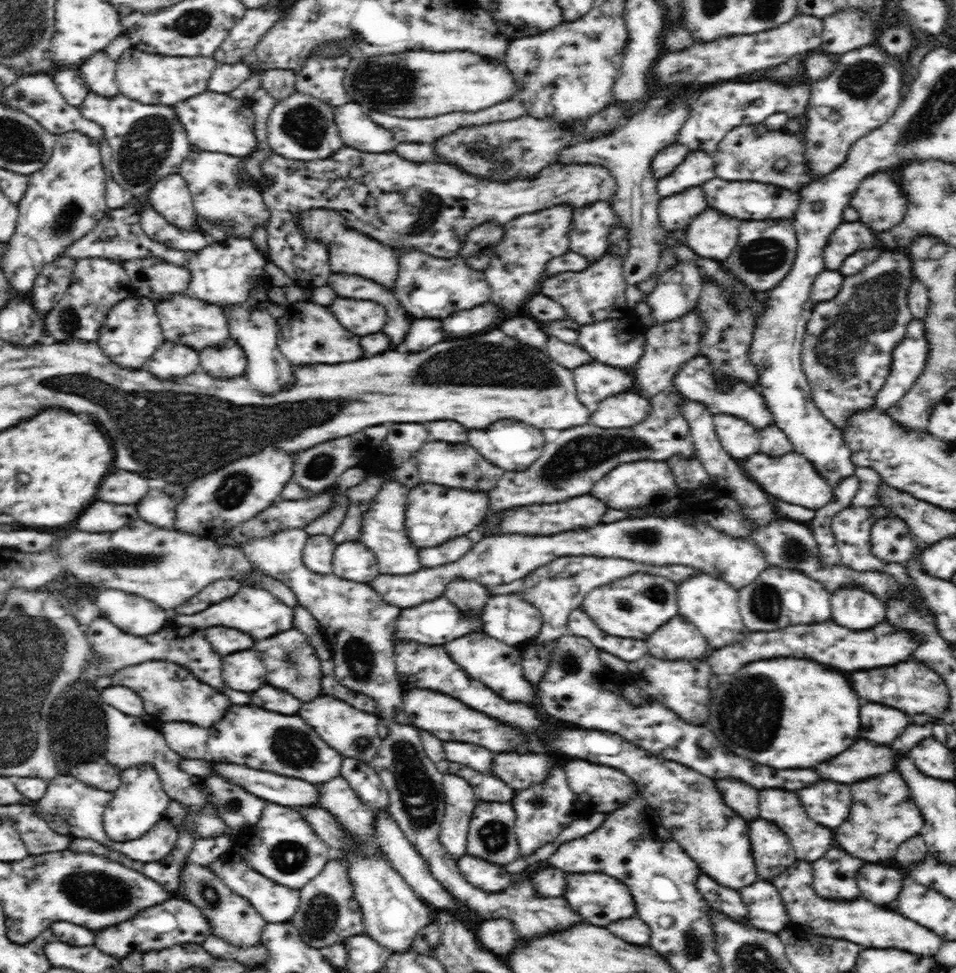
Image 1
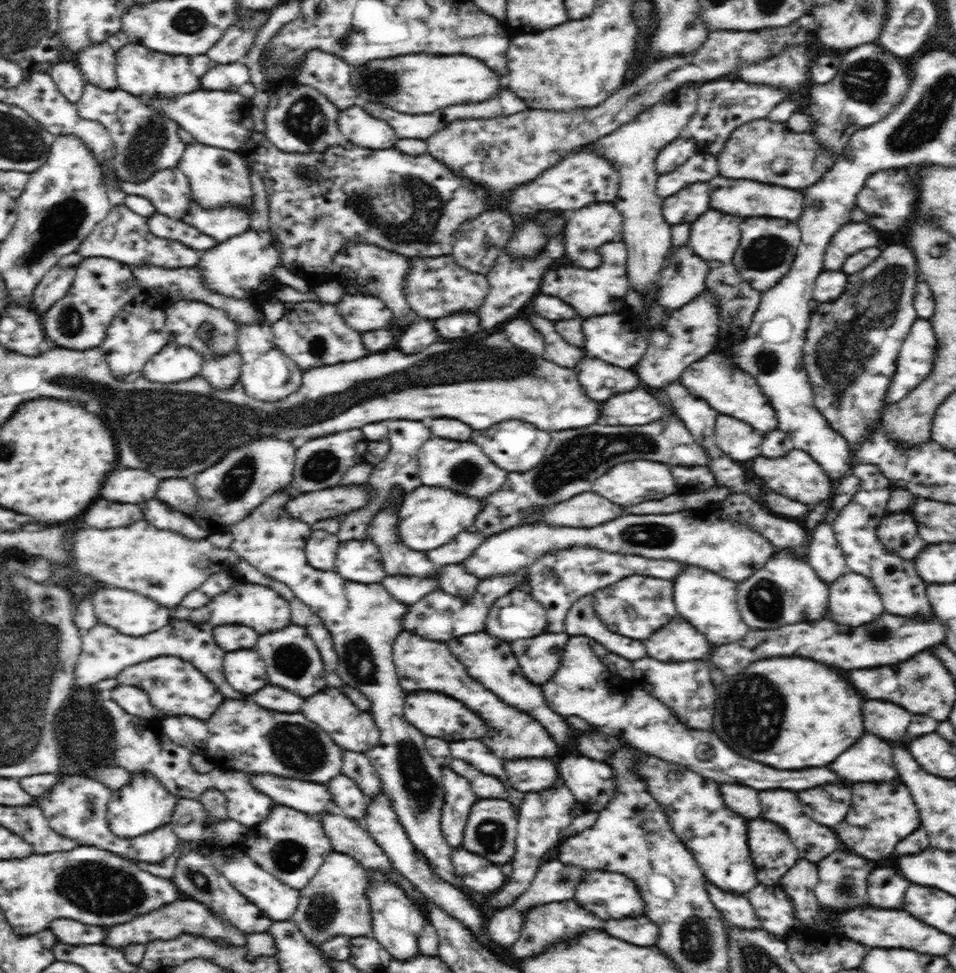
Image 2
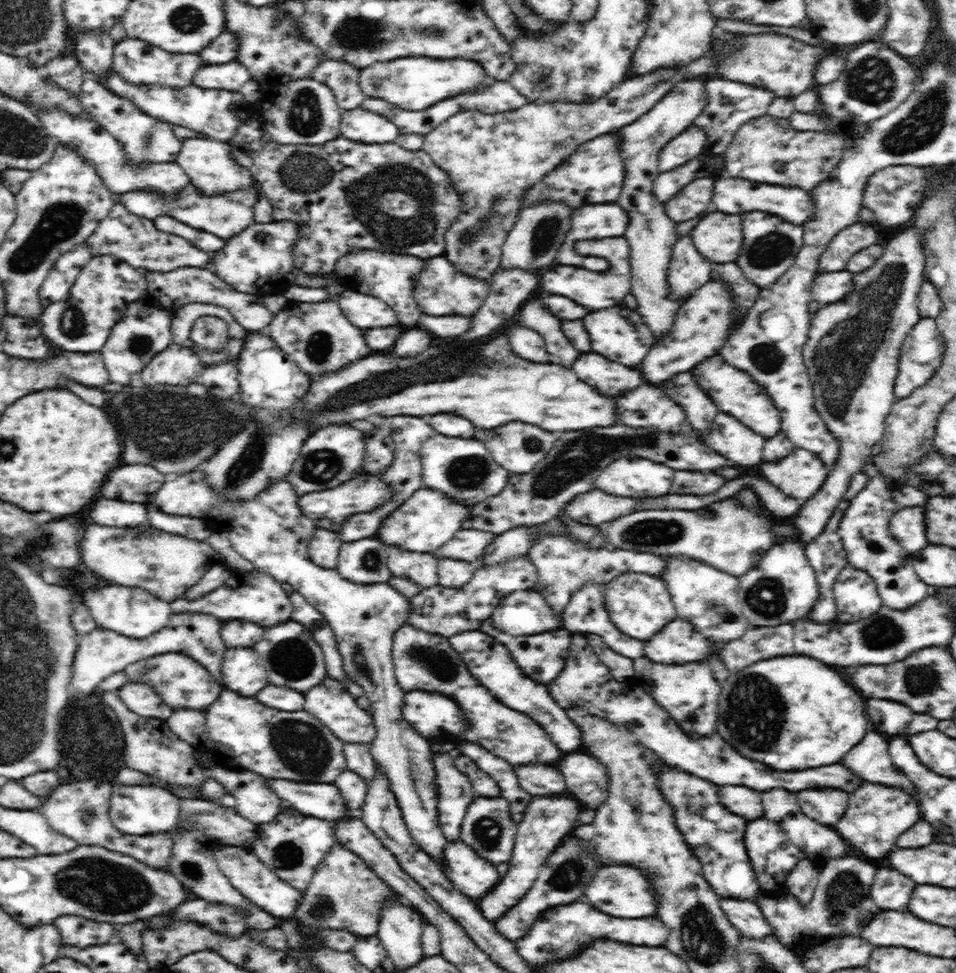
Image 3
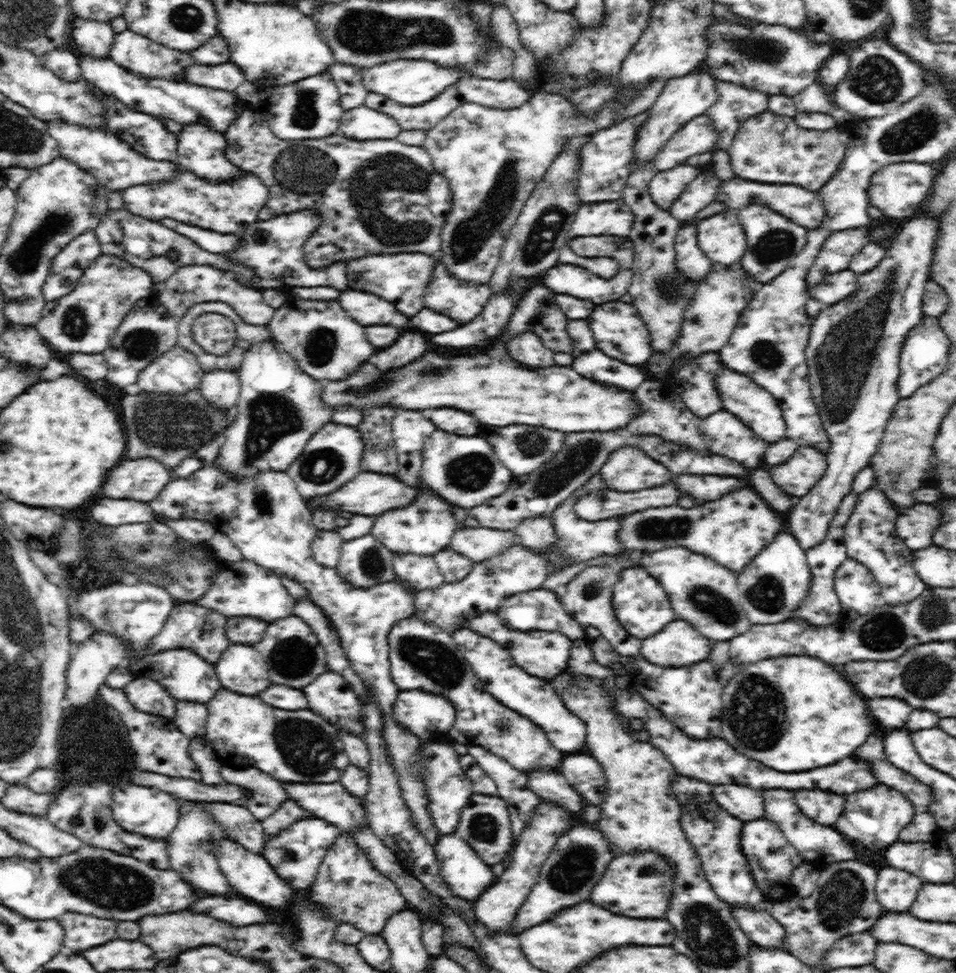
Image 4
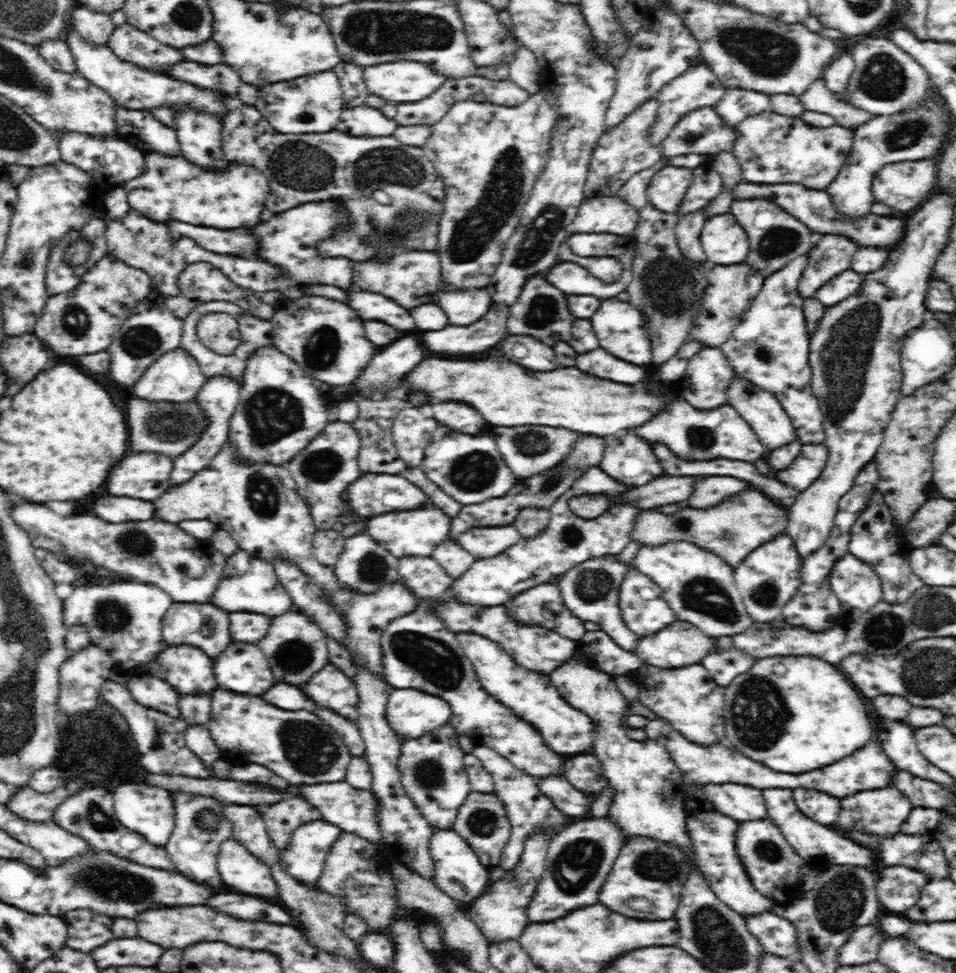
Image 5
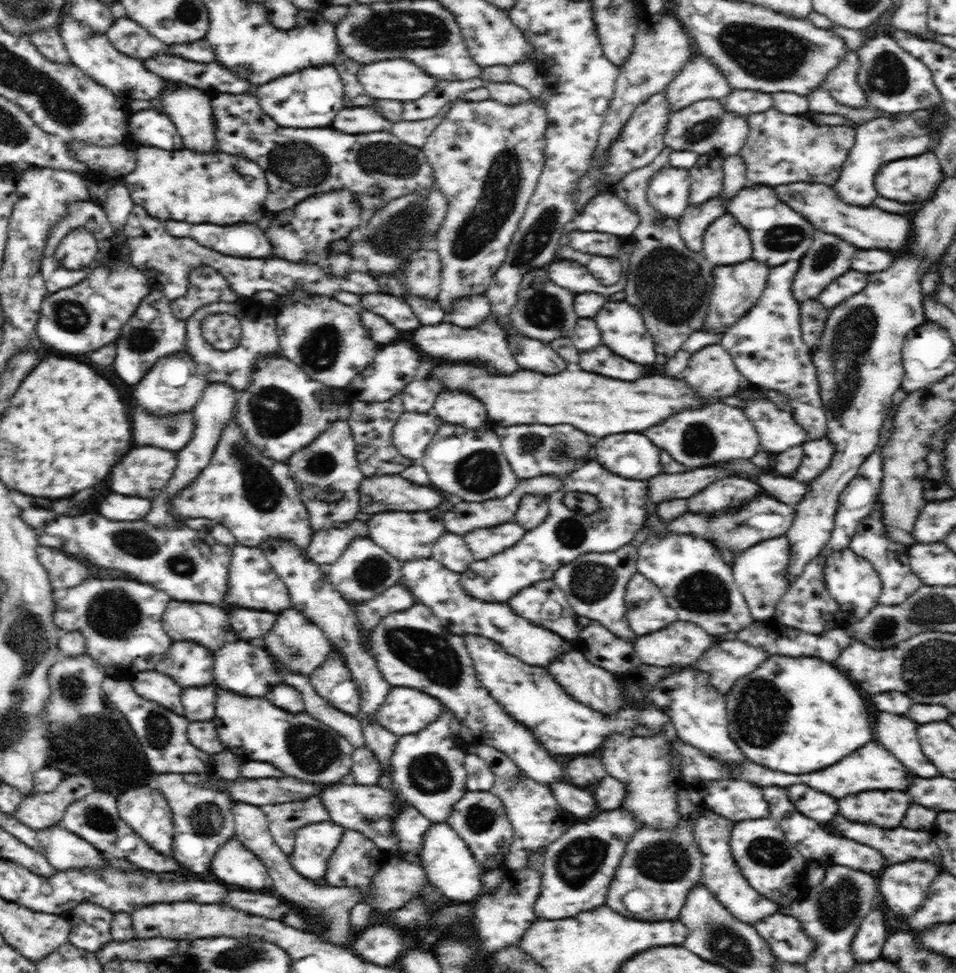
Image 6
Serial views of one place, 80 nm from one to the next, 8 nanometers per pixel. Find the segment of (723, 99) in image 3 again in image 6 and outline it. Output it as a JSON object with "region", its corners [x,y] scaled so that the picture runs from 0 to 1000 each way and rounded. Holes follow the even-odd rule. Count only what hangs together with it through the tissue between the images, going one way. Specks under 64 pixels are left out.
{"region":[[[768,91],[756,104],[762,115],[780,120],[791,115],[801,115],[809,110],[808,97],[785,91]]]}

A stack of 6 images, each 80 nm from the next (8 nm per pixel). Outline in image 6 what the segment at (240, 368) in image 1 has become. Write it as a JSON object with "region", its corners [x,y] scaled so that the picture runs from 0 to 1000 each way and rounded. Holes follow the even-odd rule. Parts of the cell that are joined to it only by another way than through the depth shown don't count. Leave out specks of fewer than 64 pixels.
{"region":[[[225,393],[217,395],[209,411],[205,413],[201,419],[205,440],[203,440],[203,446],[201,446],[199,454],[186,465],[184,489],[180,489],[180,493],[176,495],[176,502],[174,502],[167,510],[163,510],[163,512],[159,514],[159,524],[157,524],[157,528],[153,530],[153,536],[157,536],[159,541],[186,541],[186,539],[192,541],[191,534],[190,536],[186,536],[186,534],[182,534],[182,532],[178,530],[178,526],[176,526],[176,516],[178,516],[178,512],[180,512],[184,506],[188,506],[188,502],[197,499],[205,489],[218,479],[226,456],[230,454],[232,440],[245,429],[248,408],[249,404],[236,394]]]}

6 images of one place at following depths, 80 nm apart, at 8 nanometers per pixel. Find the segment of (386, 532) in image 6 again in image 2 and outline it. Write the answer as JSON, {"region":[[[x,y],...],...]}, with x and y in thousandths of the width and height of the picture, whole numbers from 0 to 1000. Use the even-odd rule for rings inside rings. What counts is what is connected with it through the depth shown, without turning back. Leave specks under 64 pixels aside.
{"region":[[[439,499],[422,510],[416,522],[414,547],[418,557],[434,566],[446,567],[469,559],[478,549],[496,539],[504,524],[504,514],[464,502]]]}

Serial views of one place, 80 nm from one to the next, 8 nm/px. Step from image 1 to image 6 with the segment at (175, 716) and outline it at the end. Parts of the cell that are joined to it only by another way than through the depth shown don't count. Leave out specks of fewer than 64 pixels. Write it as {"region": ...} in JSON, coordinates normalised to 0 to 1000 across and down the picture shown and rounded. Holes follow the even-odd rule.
{"region":[[[203,658],[181,660],[162,689],[175,692],[192,707],[215,705],[223,701],[223,669]]]}

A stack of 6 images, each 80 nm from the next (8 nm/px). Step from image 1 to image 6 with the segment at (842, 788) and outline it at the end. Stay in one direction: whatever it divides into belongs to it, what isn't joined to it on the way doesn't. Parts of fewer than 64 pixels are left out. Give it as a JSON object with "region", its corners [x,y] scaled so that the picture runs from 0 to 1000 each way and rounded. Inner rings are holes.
{"region":[[[843,806],[824,808],[824,818],[831,824],[833,832],[854,845],[868,845],[874,839],[874,822],[862,814],[856,814]]]}

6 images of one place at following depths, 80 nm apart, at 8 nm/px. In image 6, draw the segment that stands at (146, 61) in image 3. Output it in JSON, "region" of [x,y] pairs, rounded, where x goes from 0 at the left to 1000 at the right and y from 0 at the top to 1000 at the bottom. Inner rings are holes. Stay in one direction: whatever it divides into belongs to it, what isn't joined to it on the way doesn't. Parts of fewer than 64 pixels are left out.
{"region":[[[134,17],[119,21],[113,30],[113,40],[120,49],[144,62],[155,62],[164,54],[178,54],[175,45],[159,37],[150,27]]]}

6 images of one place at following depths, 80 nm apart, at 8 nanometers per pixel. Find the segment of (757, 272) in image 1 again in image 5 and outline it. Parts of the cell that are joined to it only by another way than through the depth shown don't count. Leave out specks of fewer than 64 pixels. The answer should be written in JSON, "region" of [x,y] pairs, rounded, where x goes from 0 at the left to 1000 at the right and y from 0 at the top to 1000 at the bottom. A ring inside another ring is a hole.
{"region":[[[767,206],[763,218],[770,222],[770,226],[778,232],[778,237],[783,245],[785,261],[780,272],[787,276],[795,277],[801,286],[804,282],[812,281],[828,267],[836,263],[844,262],[850,255],[853,242],[835,223],[828,222],[822,215],[812,212],[805,206]]]}

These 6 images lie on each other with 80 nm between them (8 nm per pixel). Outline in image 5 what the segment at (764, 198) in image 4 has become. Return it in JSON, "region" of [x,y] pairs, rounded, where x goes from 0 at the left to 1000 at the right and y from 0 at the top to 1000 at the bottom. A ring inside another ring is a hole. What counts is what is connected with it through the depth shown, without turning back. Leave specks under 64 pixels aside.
{"region":[[[782,186],[773,187],[766,193],[767,206],[774,205],[774,201],[791,201],[789,197],[795,199],[803,199],[812,206],[812,210],[816,210],[816,214],[822,215],[828,222],[835,223],[845,234],[848,234],[853,243],[866,240],[879,240],[881,243],[889,243],[891,247],[895,247],[893,251],[902,253],[935,253],[944,243],[946,243],[946,226],[941,224],[927,224],[916,220],[885,222],[883,219],[874,215],[872,207],[865,194],[843,193],[840,189],[791,189]]]}

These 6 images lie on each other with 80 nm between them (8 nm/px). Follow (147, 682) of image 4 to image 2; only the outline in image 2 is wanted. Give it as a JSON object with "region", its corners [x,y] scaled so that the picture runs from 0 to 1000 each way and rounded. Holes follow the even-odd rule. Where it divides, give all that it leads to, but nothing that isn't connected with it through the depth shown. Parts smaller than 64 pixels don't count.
{"region":[[[124,703],[123,707],[115,711],[115,717],[136,735],[156,740],[172,737],[172,733],[166,733],[166,730],[158,723],[155,712],[140,705]]]}

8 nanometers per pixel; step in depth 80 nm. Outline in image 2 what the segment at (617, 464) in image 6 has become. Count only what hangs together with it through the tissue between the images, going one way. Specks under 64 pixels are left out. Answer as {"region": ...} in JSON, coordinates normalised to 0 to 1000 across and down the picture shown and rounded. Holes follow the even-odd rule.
{"region":[[[663,473],[655,477],[646,477],[644,481],[640,479],[638,485],[634,485],[628,491],[623,491],[619,498],[619,506],[635,512],[638,516],[646,520],[661,520],[678,514],[690,514],[697,512],[699,508],[707,506],[705,491],[701,487],[701,479],[690,477],[690,475],[680,475],[680,473]]]}

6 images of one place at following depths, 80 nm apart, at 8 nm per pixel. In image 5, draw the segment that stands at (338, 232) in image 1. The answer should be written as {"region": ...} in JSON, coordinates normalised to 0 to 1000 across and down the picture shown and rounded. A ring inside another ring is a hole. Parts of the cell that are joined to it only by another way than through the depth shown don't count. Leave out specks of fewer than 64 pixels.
{"region":[[[436,256],[414,262],[408,270],[391,270],[389,265],[371,272],[369,292],[379,298],[400,302],[404,306],[410,306],[412,310],[425,314],[425,319],[435,317],[435,312],[446,312],[452,298],[459,298],[462,288],[460,265],[456,258]]]}

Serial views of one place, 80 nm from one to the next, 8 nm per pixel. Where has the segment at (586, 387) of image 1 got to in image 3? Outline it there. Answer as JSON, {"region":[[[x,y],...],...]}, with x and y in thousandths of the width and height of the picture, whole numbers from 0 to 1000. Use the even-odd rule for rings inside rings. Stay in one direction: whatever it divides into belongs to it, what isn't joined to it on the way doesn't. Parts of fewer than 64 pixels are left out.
{"region":[[[609,364],[600,372],[600,382],[607,386],[607,391],[623,395],[628,403],[644,403],[644,407],[674,395],[674,388],[667,380],[638,372],[628,364]]]}

